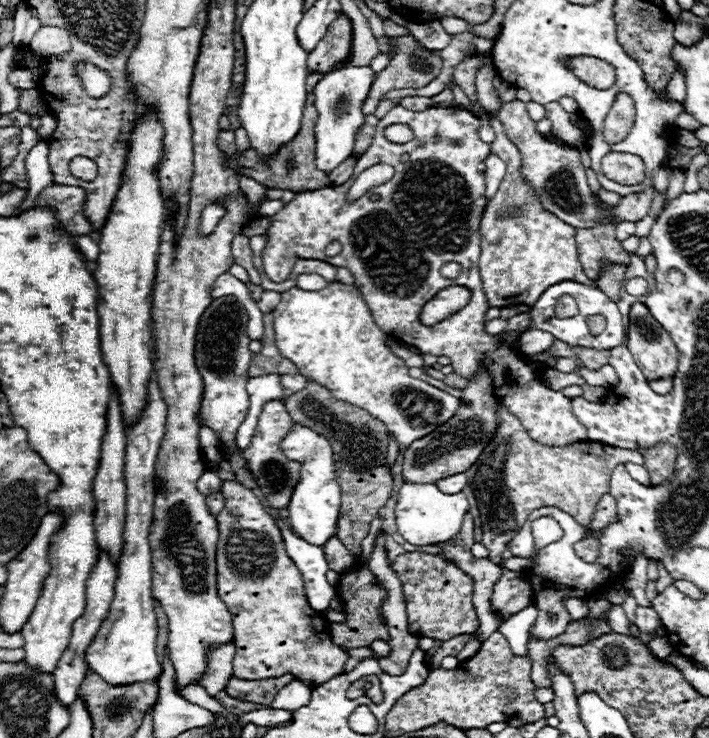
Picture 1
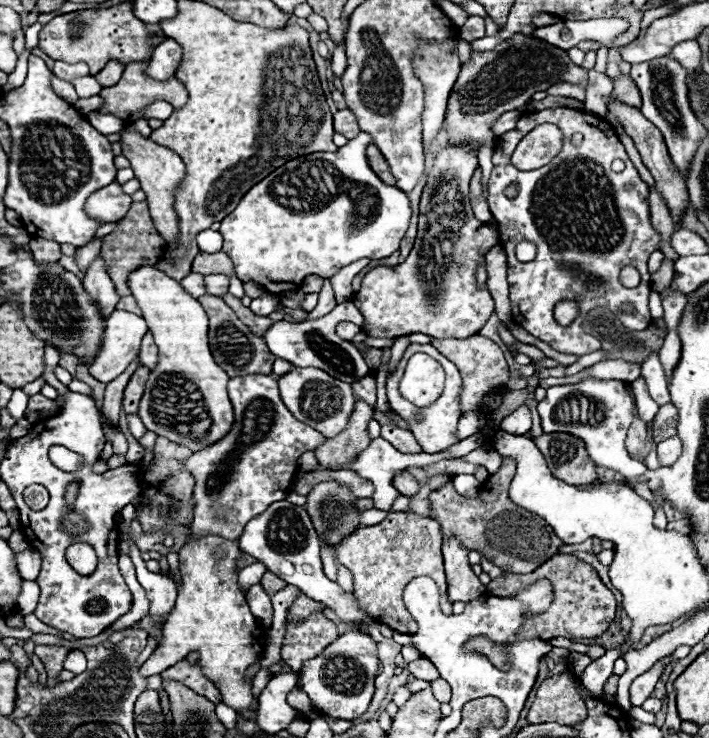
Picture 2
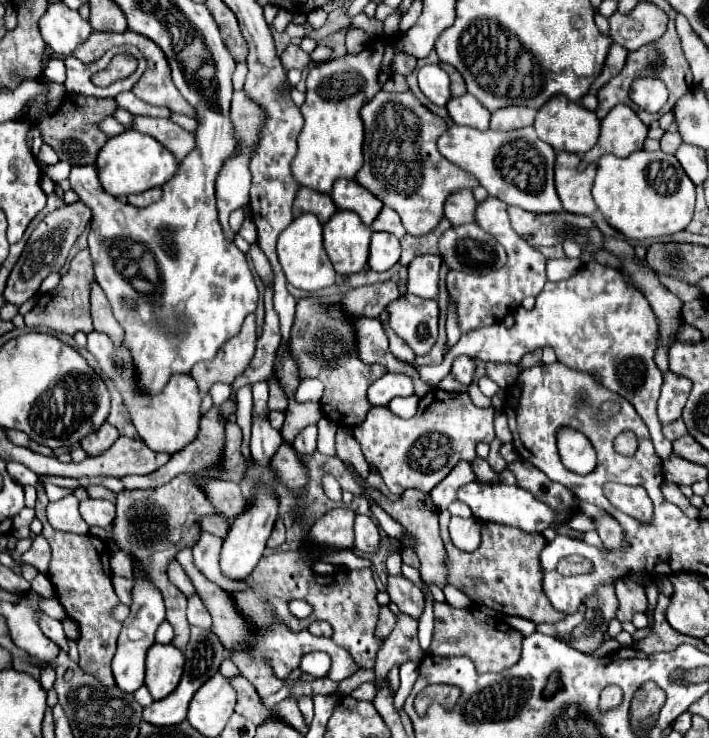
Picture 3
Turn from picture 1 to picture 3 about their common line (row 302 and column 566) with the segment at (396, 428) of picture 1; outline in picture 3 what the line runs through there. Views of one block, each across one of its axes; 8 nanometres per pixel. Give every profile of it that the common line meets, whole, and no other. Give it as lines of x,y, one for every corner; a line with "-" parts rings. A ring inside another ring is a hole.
588,262
566,280
546,282
532,310
520,306
514,312
512,328
495,322
492,326
464,334
441,364
422,366
418,372
423,382
436,388
449,373
453,359
460,354
468,354
484,362
518,364
524,354
544,346
550,346
556,352
558,362
578,372
592,374
600,386
626,398
646,422
658,456
662,460
670,456
672,442
662,434
662,424
658,422
656,414
656,400
662,386
662,372
654,364
654,350
658,346
658,318
654,318
648,300
638,290
630,288
616,268

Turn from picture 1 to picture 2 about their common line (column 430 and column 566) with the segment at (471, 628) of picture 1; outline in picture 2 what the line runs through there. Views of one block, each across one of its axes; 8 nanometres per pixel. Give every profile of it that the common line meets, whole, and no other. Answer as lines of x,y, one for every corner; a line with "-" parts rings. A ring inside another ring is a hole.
556,554
552,560
544,562
540,568
536,568
530,574
504,572
500,578
492,580
486,586
486,592
496,594
496,596
516,596
520,592
520,588
528,588
532,584
532,580
538,580
538,578
550,578
550,582
554,586
554,600
552,600
548,612
526,618
522,632
518,634
520,638
540,636
542,640
552,640
556,636
564,636
564,638
574,640
574,638
596,638
608,630
608,626
614,620
616,600
614,600
612,592
600,582
600,578
592,566
588,566
586,562
582,562
570,554

